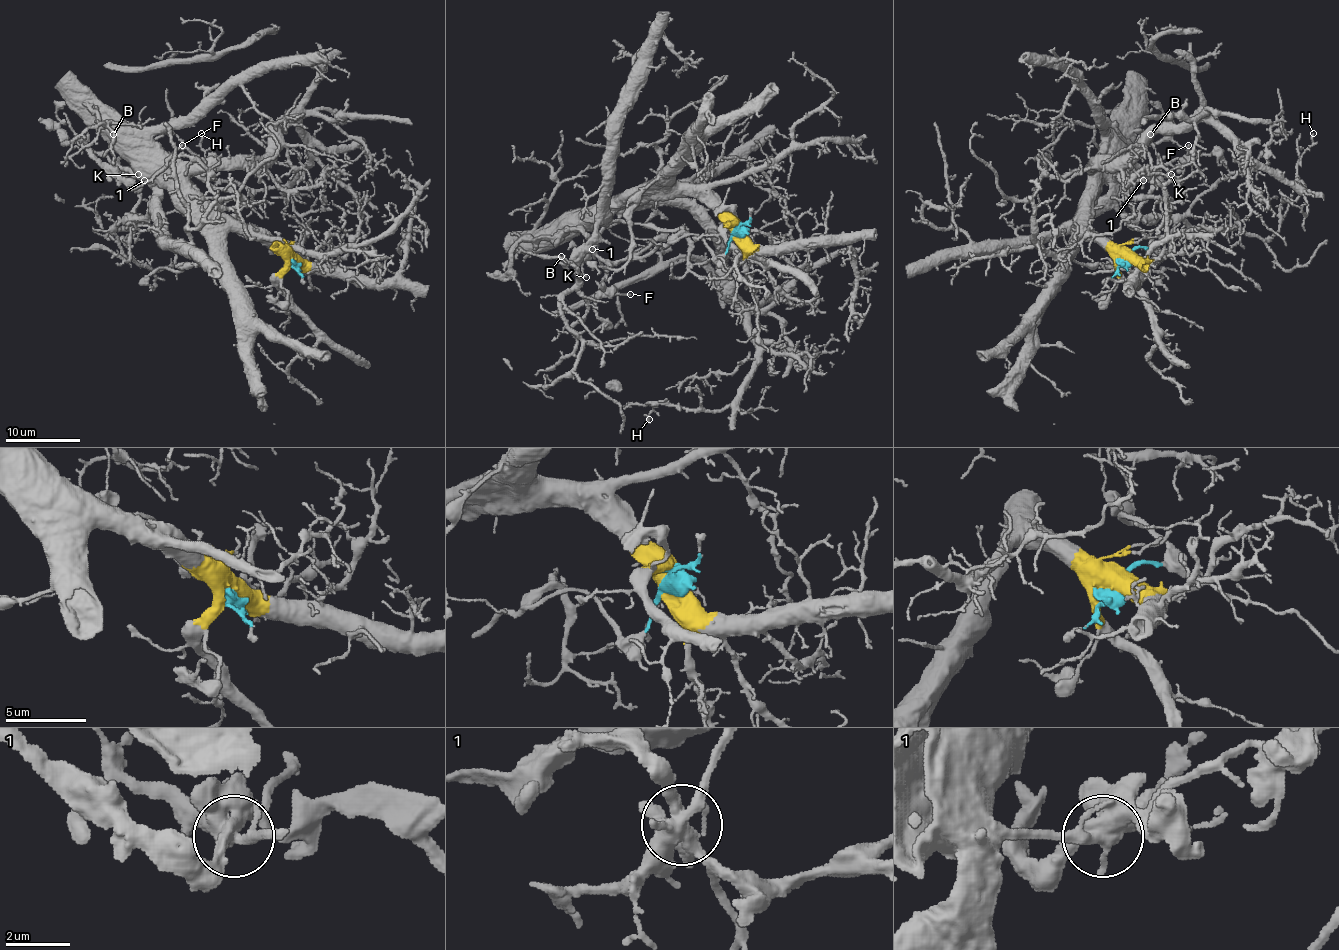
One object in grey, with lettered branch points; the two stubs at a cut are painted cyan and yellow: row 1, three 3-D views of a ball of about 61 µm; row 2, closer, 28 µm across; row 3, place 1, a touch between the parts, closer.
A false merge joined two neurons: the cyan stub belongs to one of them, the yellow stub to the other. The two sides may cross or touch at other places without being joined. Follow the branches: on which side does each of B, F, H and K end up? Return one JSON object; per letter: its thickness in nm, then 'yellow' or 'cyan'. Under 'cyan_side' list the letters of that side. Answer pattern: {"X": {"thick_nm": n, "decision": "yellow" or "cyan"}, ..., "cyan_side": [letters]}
{"B": {"thick_nm": 220, "decision": "yellow"}, "F": {"thick_nm": 150, "decision": "cyan"}, "H": {"thick_nm": 130, "decision": "yellow"}, "K": {"thick_nm": 100, "decision": "yellow"}, "cyan_side": ["F"]}

